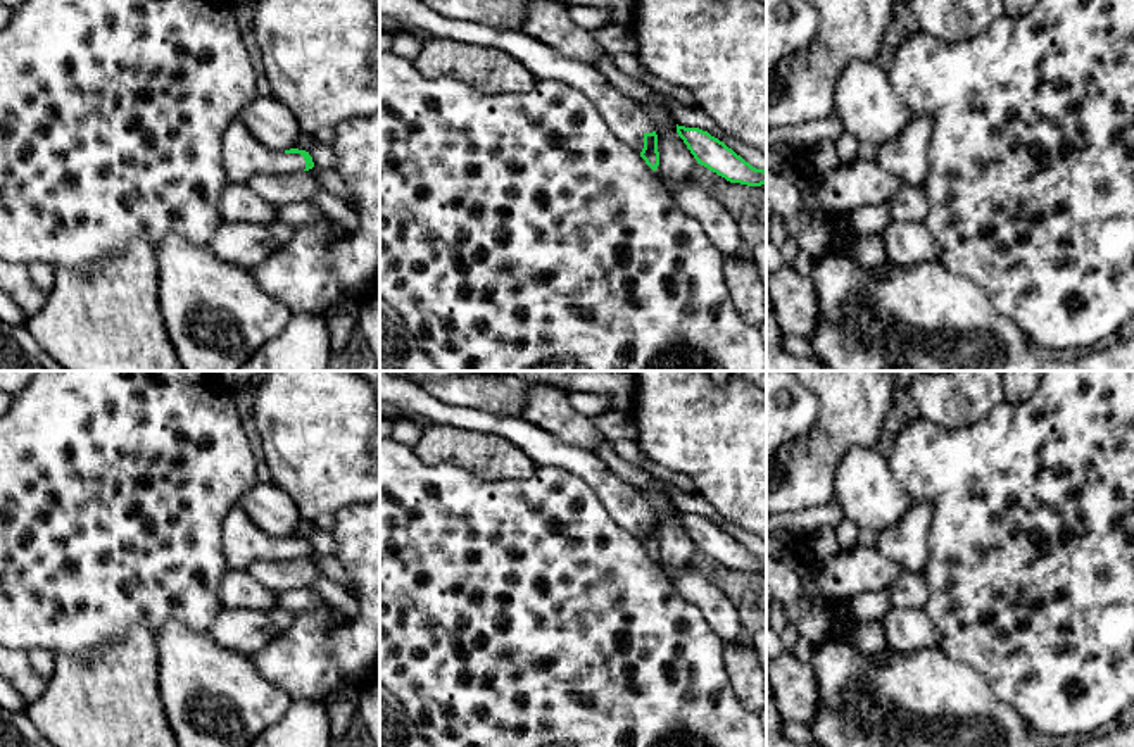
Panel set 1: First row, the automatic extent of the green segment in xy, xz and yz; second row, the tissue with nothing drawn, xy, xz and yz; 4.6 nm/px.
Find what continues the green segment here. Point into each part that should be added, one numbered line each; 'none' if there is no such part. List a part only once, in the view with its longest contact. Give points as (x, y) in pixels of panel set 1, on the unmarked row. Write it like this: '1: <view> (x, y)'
1: xy (245, 544)

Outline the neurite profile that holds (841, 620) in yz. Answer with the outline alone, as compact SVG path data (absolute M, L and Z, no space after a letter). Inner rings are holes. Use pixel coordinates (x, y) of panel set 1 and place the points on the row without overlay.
M846 597L830 600L830 638L847 642L847 633L860 623L844 606Z

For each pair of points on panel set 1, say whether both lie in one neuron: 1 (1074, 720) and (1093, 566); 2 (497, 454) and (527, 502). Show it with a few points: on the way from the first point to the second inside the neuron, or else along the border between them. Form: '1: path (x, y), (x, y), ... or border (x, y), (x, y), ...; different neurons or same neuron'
1: path (1088, 682), (1088, 604); same neuron
2: border (535, 466), (523, 478), (480, 478), (473, 475); different neurons

